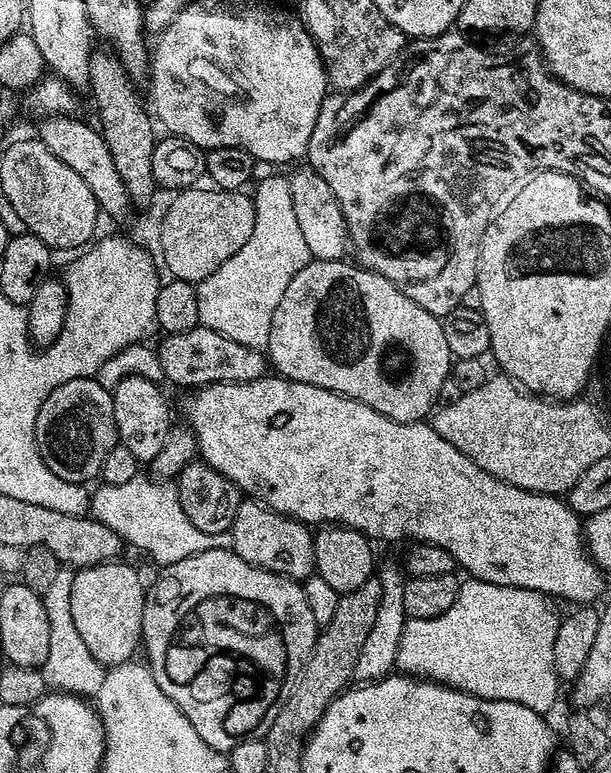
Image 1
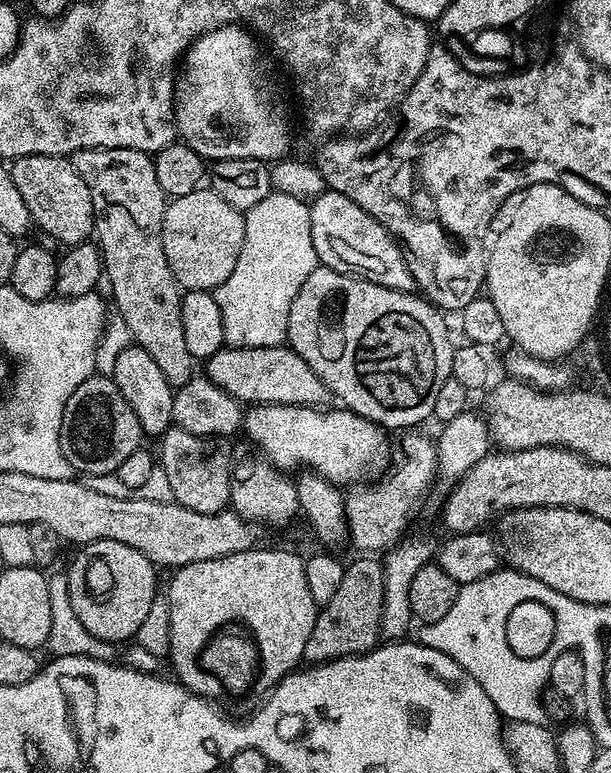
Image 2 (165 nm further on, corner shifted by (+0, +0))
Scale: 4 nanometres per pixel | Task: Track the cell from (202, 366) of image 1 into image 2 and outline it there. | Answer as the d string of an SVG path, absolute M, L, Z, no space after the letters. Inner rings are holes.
M266 346L265 348L220 348L206 362L206 375L214 386L226 390L241 405L285 404L320 408L330 400L328 387L298 358L293 348Z

